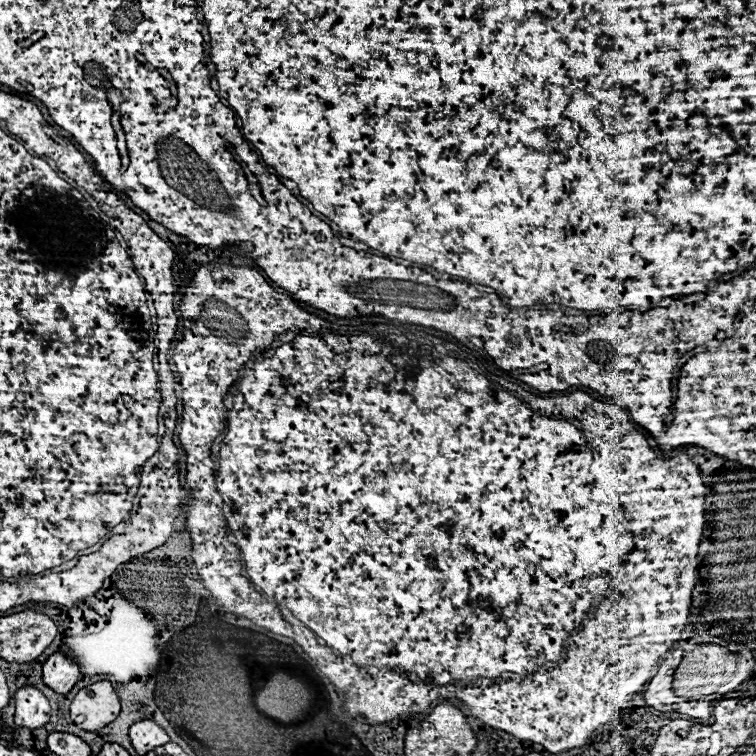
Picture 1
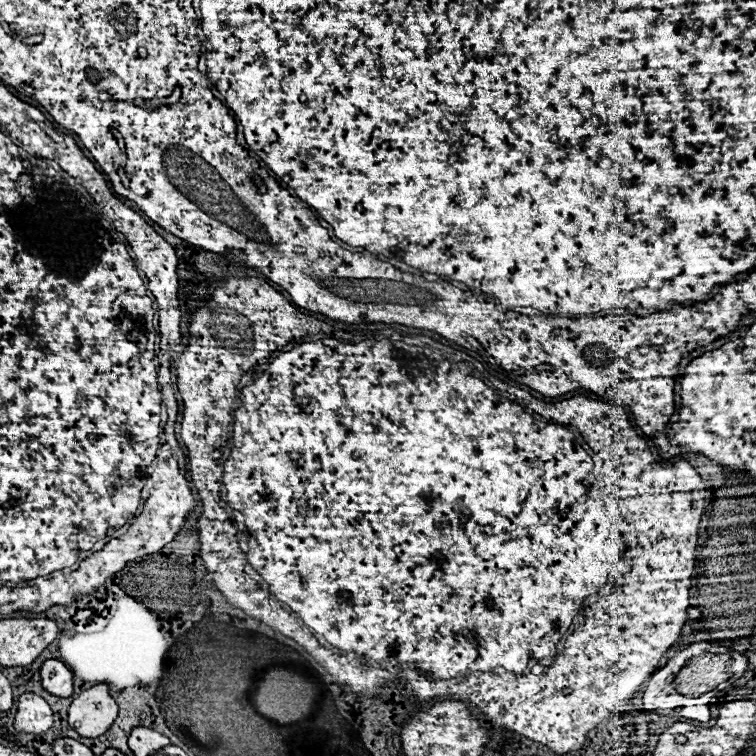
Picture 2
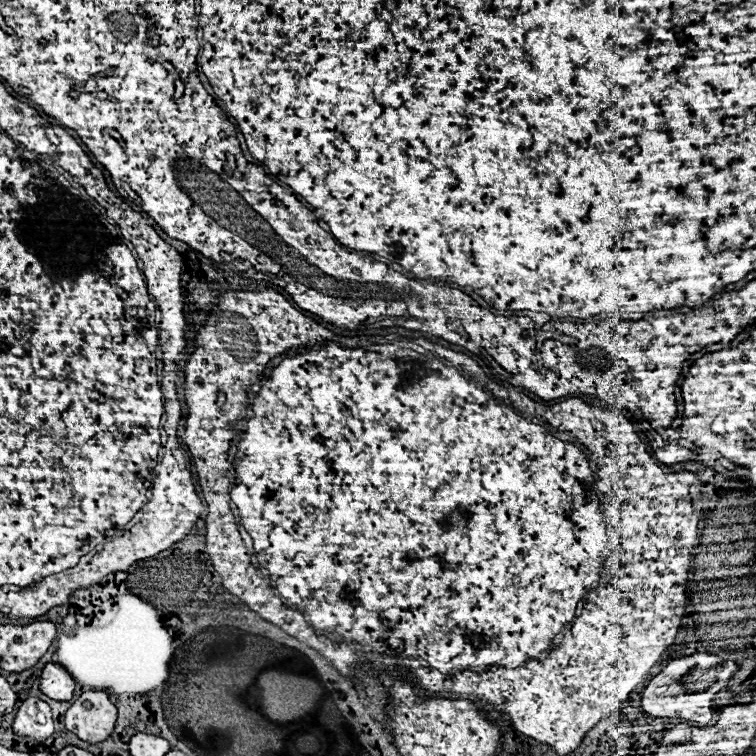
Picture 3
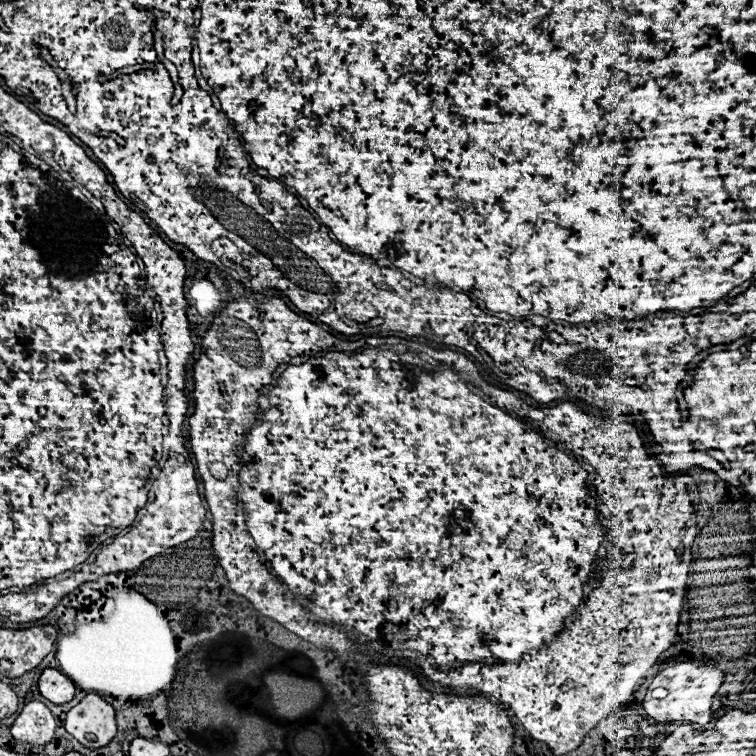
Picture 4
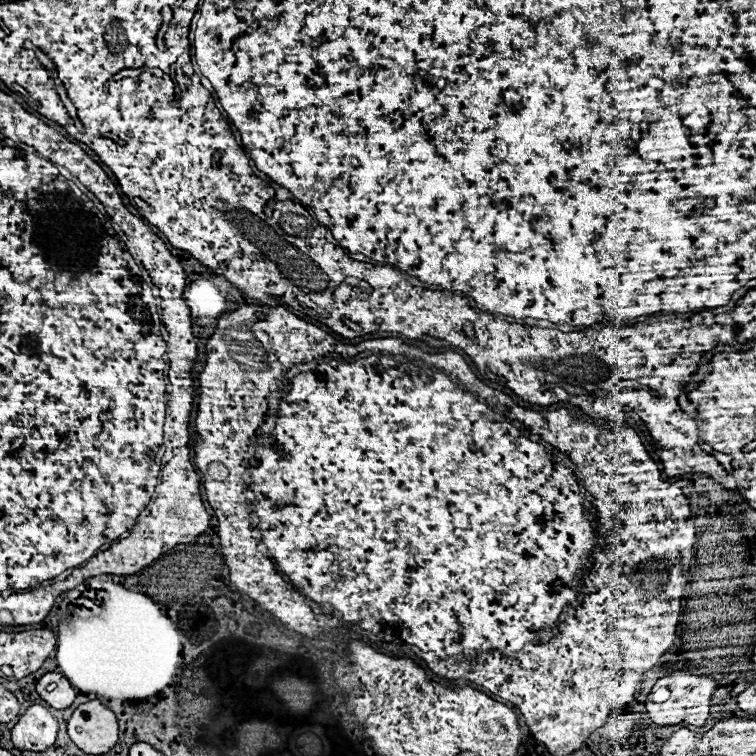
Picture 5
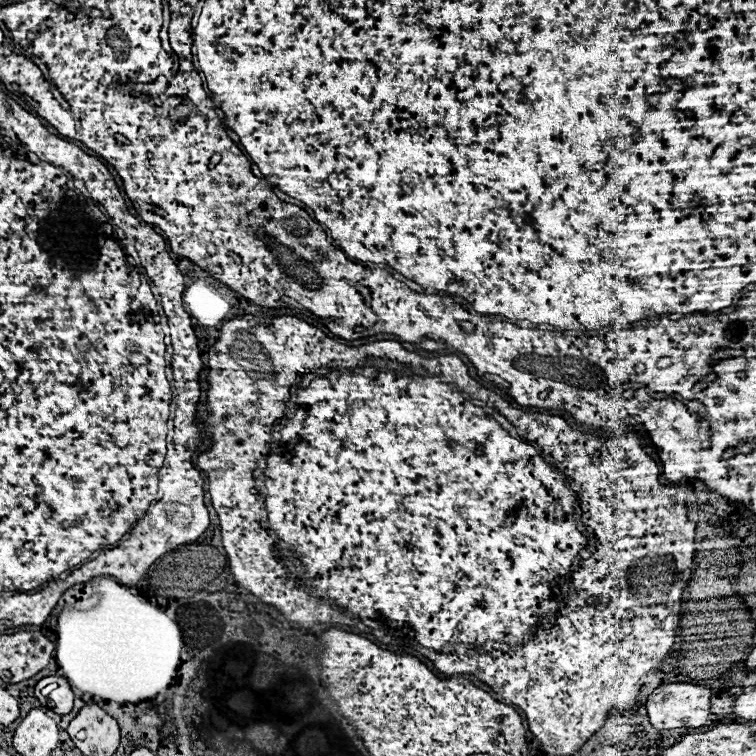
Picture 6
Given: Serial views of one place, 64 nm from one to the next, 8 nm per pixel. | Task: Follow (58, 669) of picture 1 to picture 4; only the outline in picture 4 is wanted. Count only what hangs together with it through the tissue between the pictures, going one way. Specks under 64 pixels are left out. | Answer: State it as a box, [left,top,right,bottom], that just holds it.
[38,668,74,704]

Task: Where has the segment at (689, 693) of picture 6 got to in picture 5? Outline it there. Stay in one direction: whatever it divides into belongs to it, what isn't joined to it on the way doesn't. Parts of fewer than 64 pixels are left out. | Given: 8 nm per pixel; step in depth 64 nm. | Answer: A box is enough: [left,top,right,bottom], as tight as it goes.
[646,670,716,726]

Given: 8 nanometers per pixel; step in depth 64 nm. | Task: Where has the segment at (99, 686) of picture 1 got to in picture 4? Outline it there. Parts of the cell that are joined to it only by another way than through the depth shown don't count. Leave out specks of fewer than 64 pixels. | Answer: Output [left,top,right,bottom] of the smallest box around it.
[64,694,116,750]

